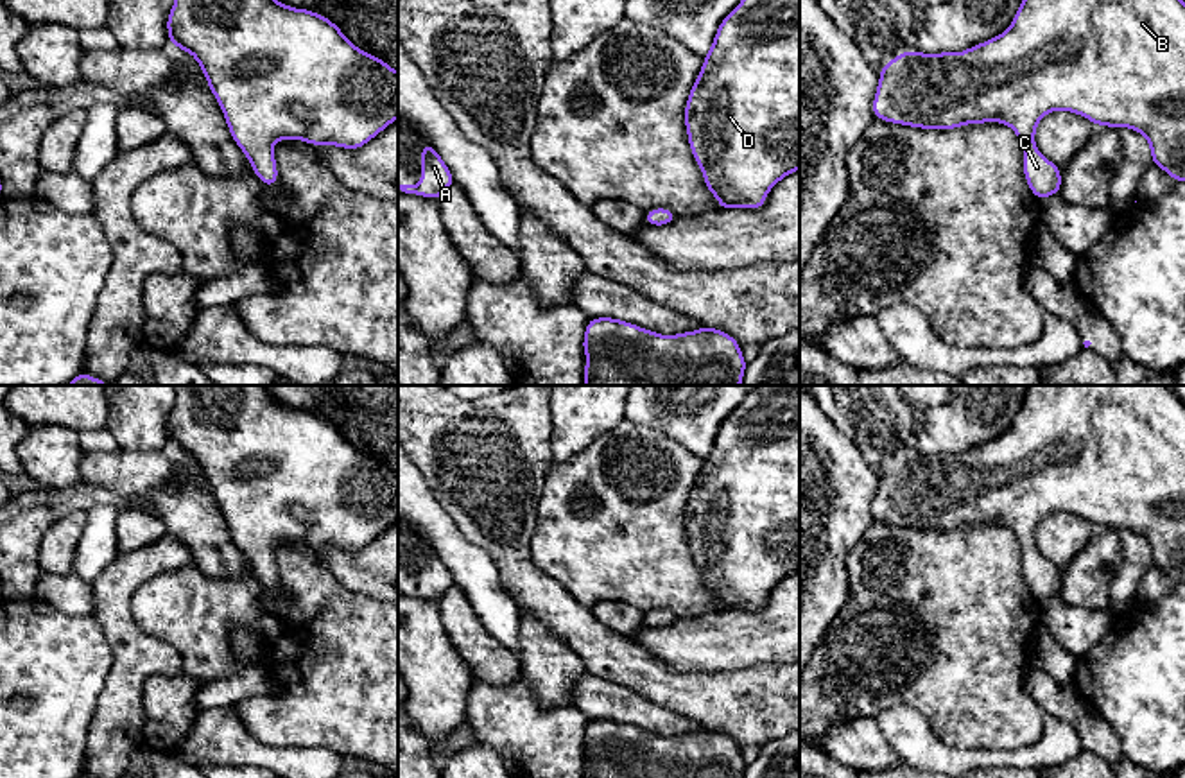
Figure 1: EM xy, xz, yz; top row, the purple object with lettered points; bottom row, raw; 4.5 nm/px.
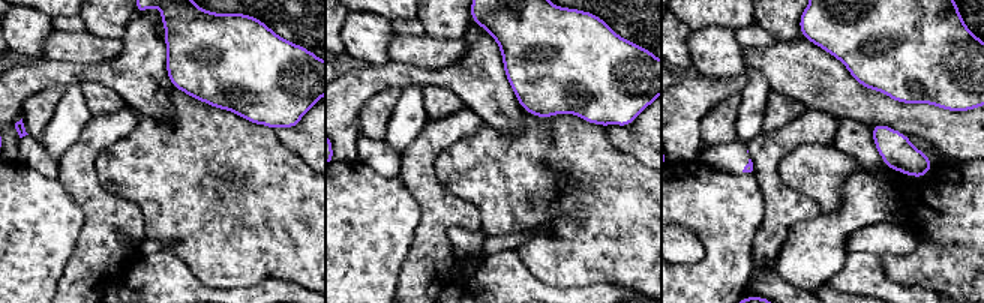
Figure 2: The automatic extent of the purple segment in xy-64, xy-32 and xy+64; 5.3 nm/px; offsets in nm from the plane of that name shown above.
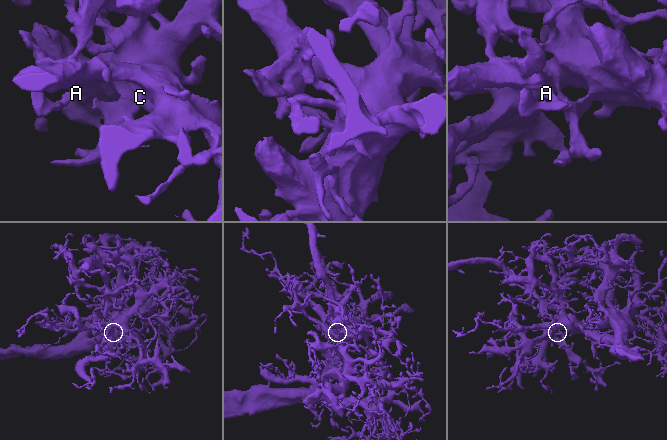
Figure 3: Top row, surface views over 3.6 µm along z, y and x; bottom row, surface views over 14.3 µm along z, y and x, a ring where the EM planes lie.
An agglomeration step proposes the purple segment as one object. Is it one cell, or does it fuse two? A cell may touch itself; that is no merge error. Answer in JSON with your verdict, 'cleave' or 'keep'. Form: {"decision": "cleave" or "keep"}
{"decision": "keep"}

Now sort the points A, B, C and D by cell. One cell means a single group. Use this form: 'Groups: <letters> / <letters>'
Groups: A B C D

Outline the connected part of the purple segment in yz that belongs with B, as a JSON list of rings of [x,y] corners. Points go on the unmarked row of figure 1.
[[[1027,385],[1008,432],[964,454],[904,452],[880,470],[873,500],[873,520],[900,527],[945,532],[986,523],[1009,527],[1024,549],[1022,572],[1038,602],[1061,595],[1060,568],[1034,547],[1038,523],[1058,511],[1144,536],[1153,566],[1176,584],[1185,583],[1185,403],[1169,385]]]

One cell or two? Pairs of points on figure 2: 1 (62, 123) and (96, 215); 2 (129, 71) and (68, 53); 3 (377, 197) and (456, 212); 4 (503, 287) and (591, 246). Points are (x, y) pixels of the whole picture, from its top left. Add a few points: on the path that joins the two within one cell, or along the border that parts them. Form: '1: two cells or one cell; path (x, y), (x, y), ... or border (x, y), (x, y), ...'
1: two cells; border (92, 116), (80, 137), (59, 158)
2: two cells; border (123, 42), (107, 60), (63, 62)
3: two cells; border (396, 177), (420, 209), (420, 222), (413, 239)
4: two cells; border (515, 251), (540, 281), (560, 287)

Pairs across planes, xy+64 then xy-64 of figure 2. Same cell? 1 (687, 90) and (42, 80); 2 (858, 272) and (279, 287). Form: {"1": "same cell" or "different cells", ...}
{"1": "same cell", "2": "same cell"}

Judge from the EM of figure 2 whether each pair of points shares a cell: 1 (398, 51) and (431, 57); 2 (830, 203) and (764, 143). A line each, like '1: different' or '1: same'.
1: same
2: different

